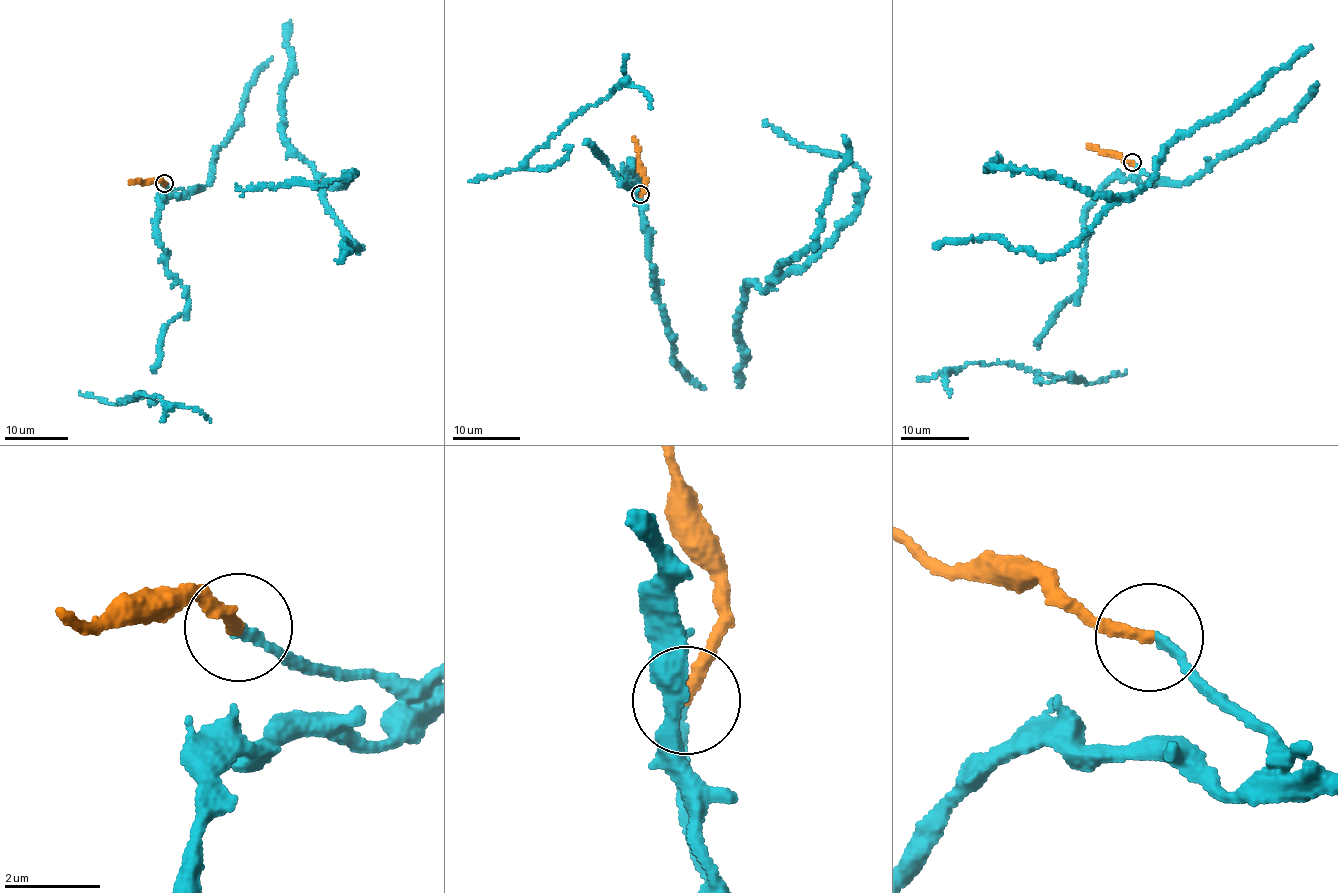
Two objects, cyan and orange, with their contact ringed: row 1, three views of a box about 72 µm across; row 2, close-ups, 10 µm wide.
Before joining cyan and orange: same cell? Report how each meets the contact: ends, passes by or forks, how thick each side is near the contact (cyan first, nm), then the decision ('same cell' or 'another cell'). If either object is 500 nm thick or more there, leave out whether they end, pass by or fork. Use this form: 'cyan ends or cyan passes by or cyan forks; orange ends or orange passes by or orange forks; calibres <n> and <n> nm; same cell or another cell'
cyan ends; orange ends; calibres 200 and 260 nm; same cell

